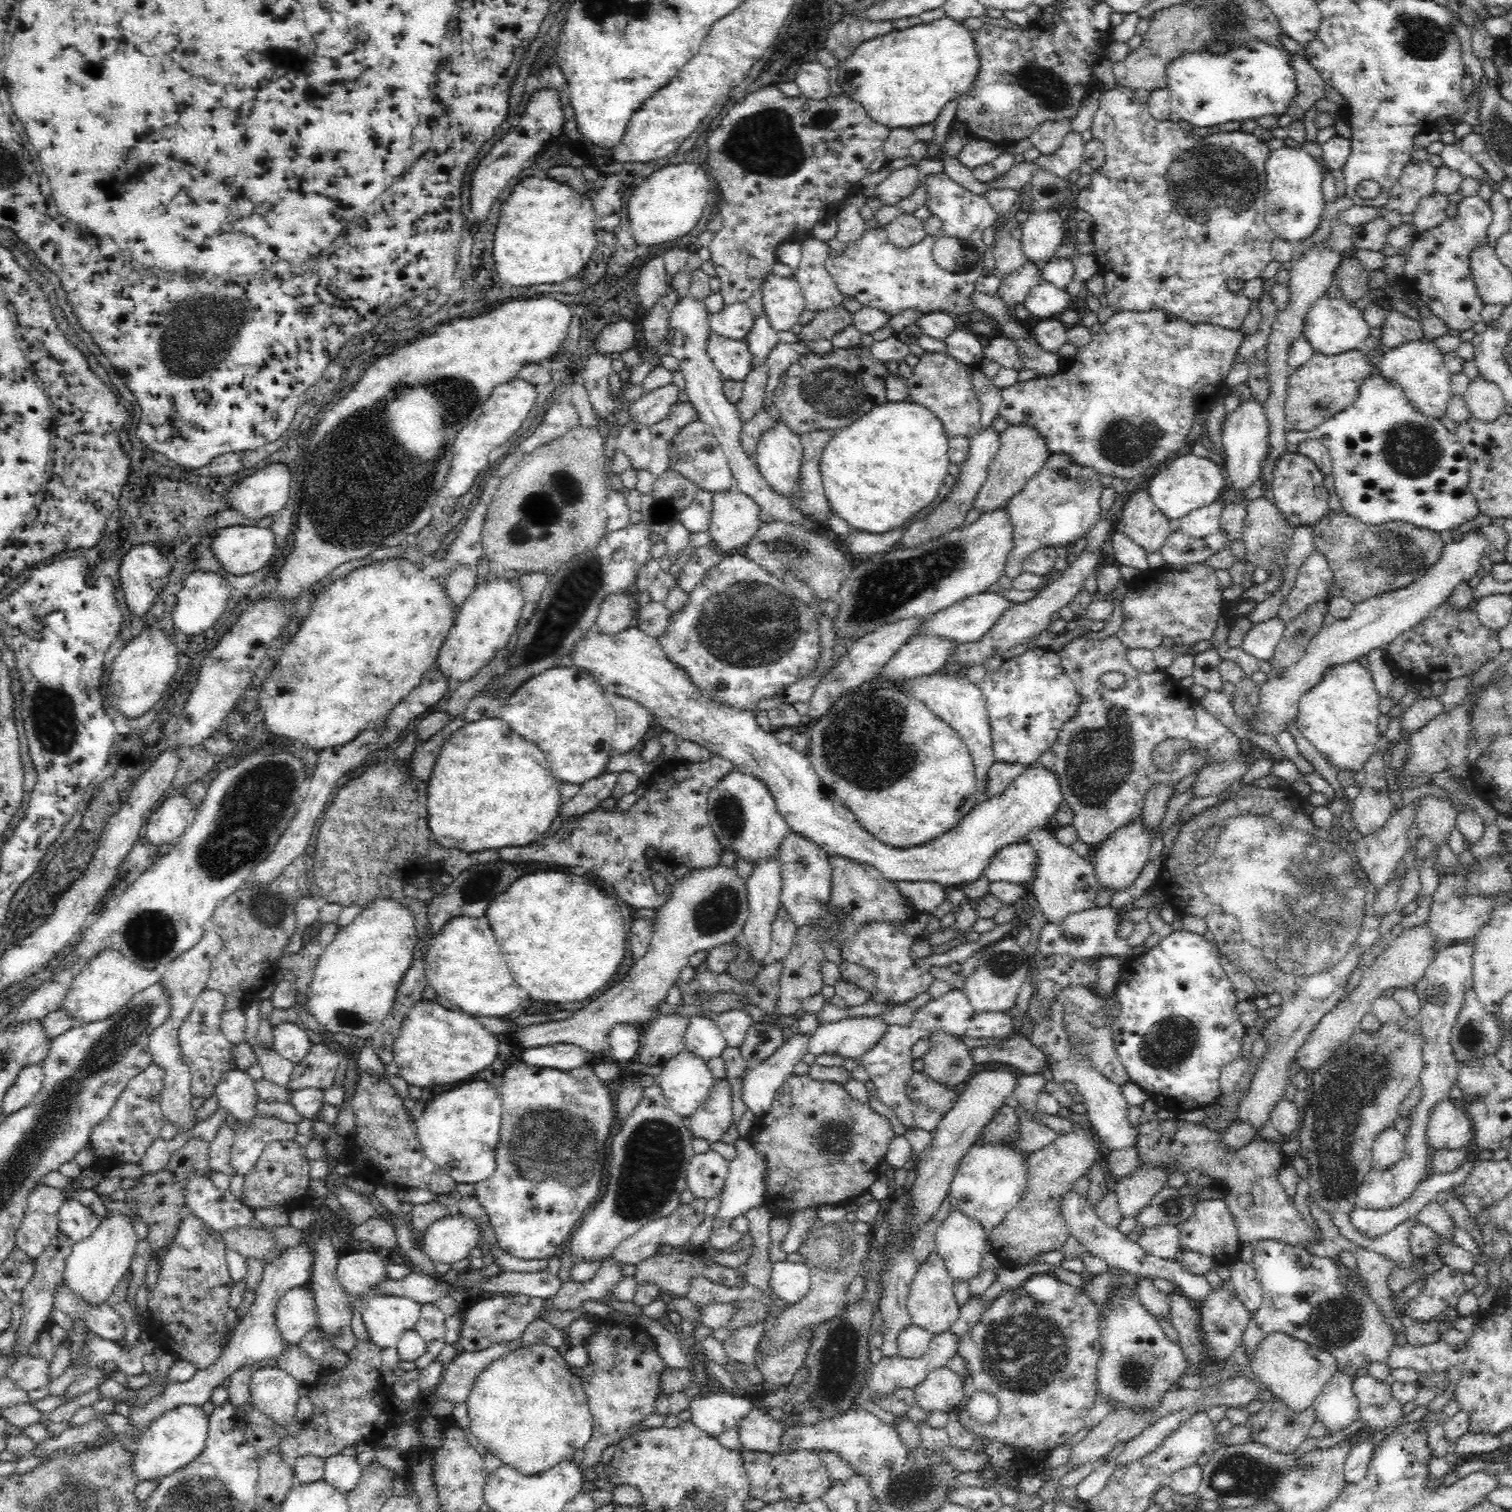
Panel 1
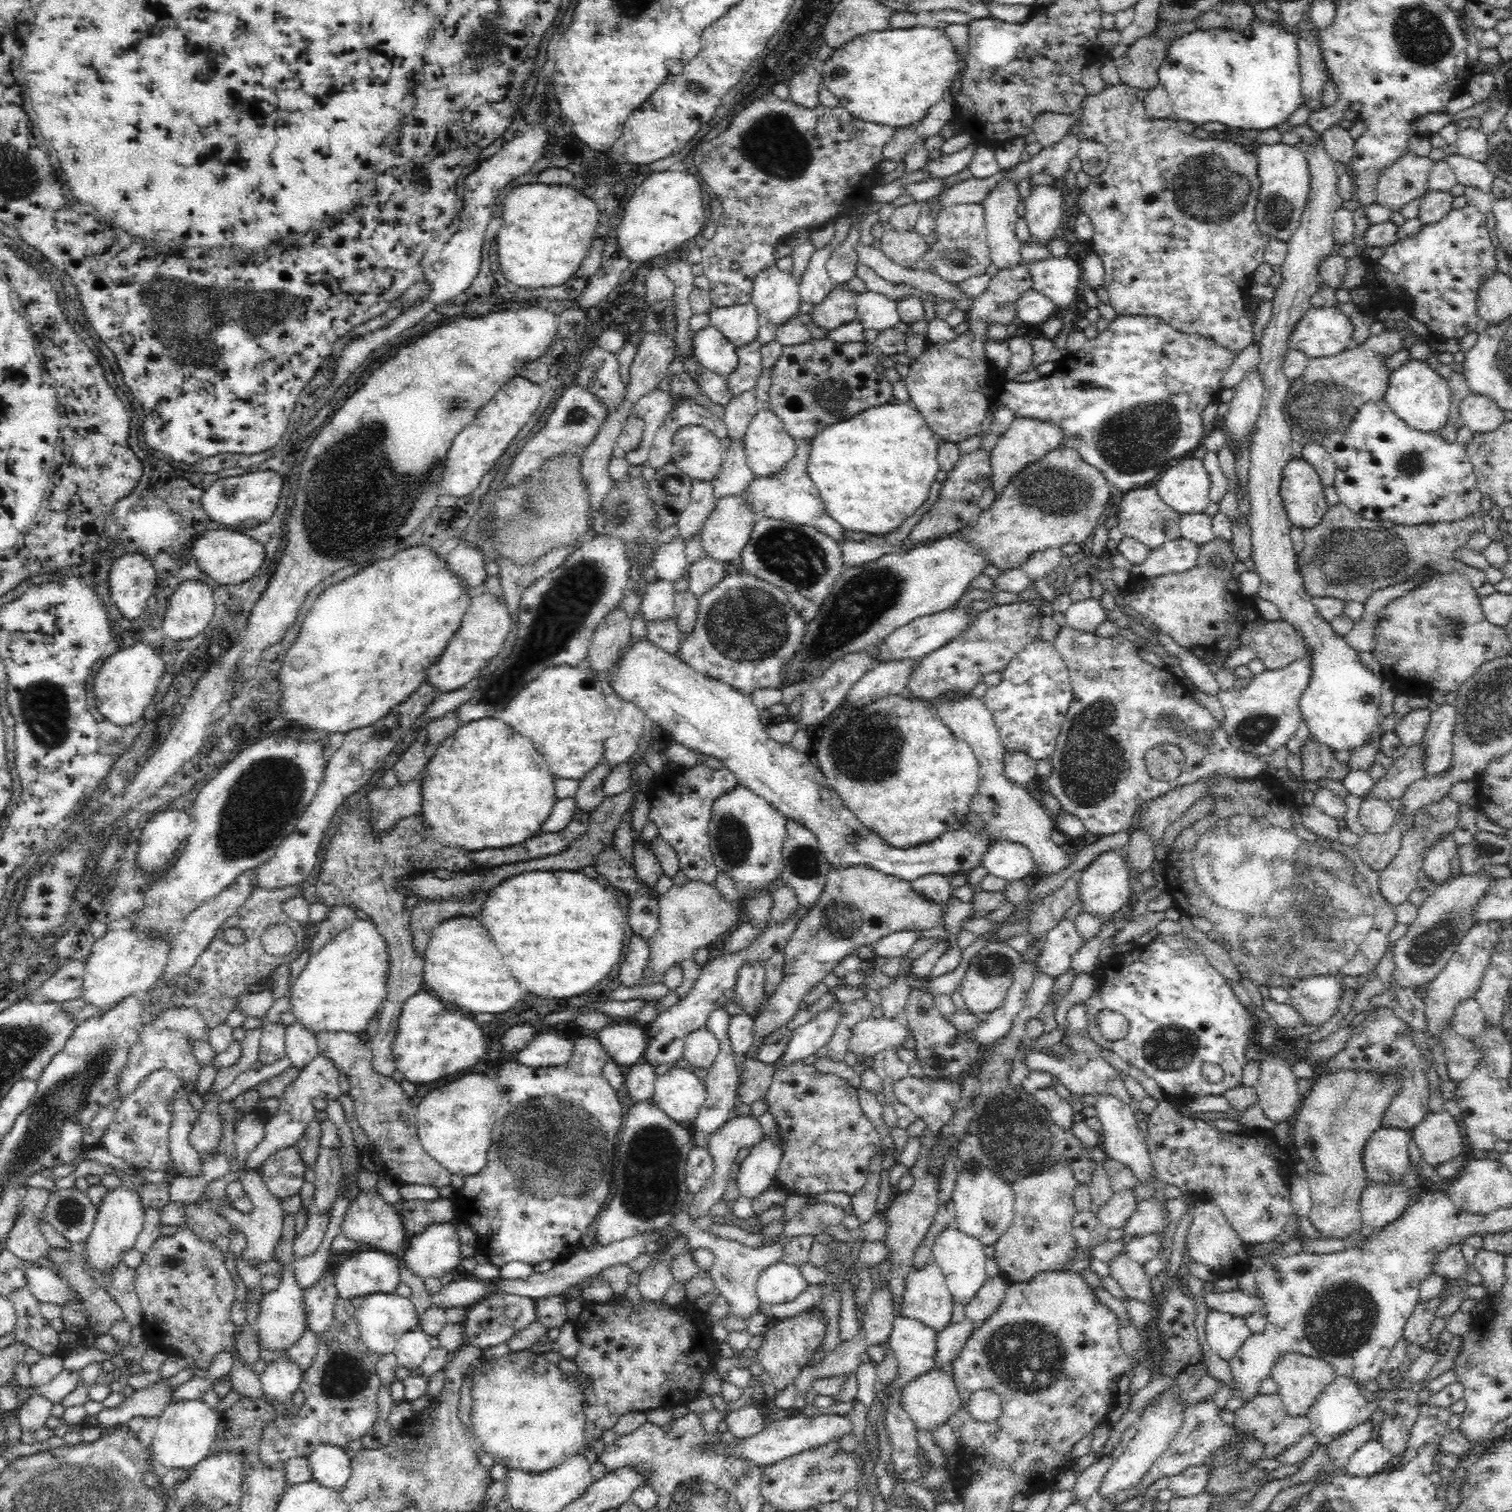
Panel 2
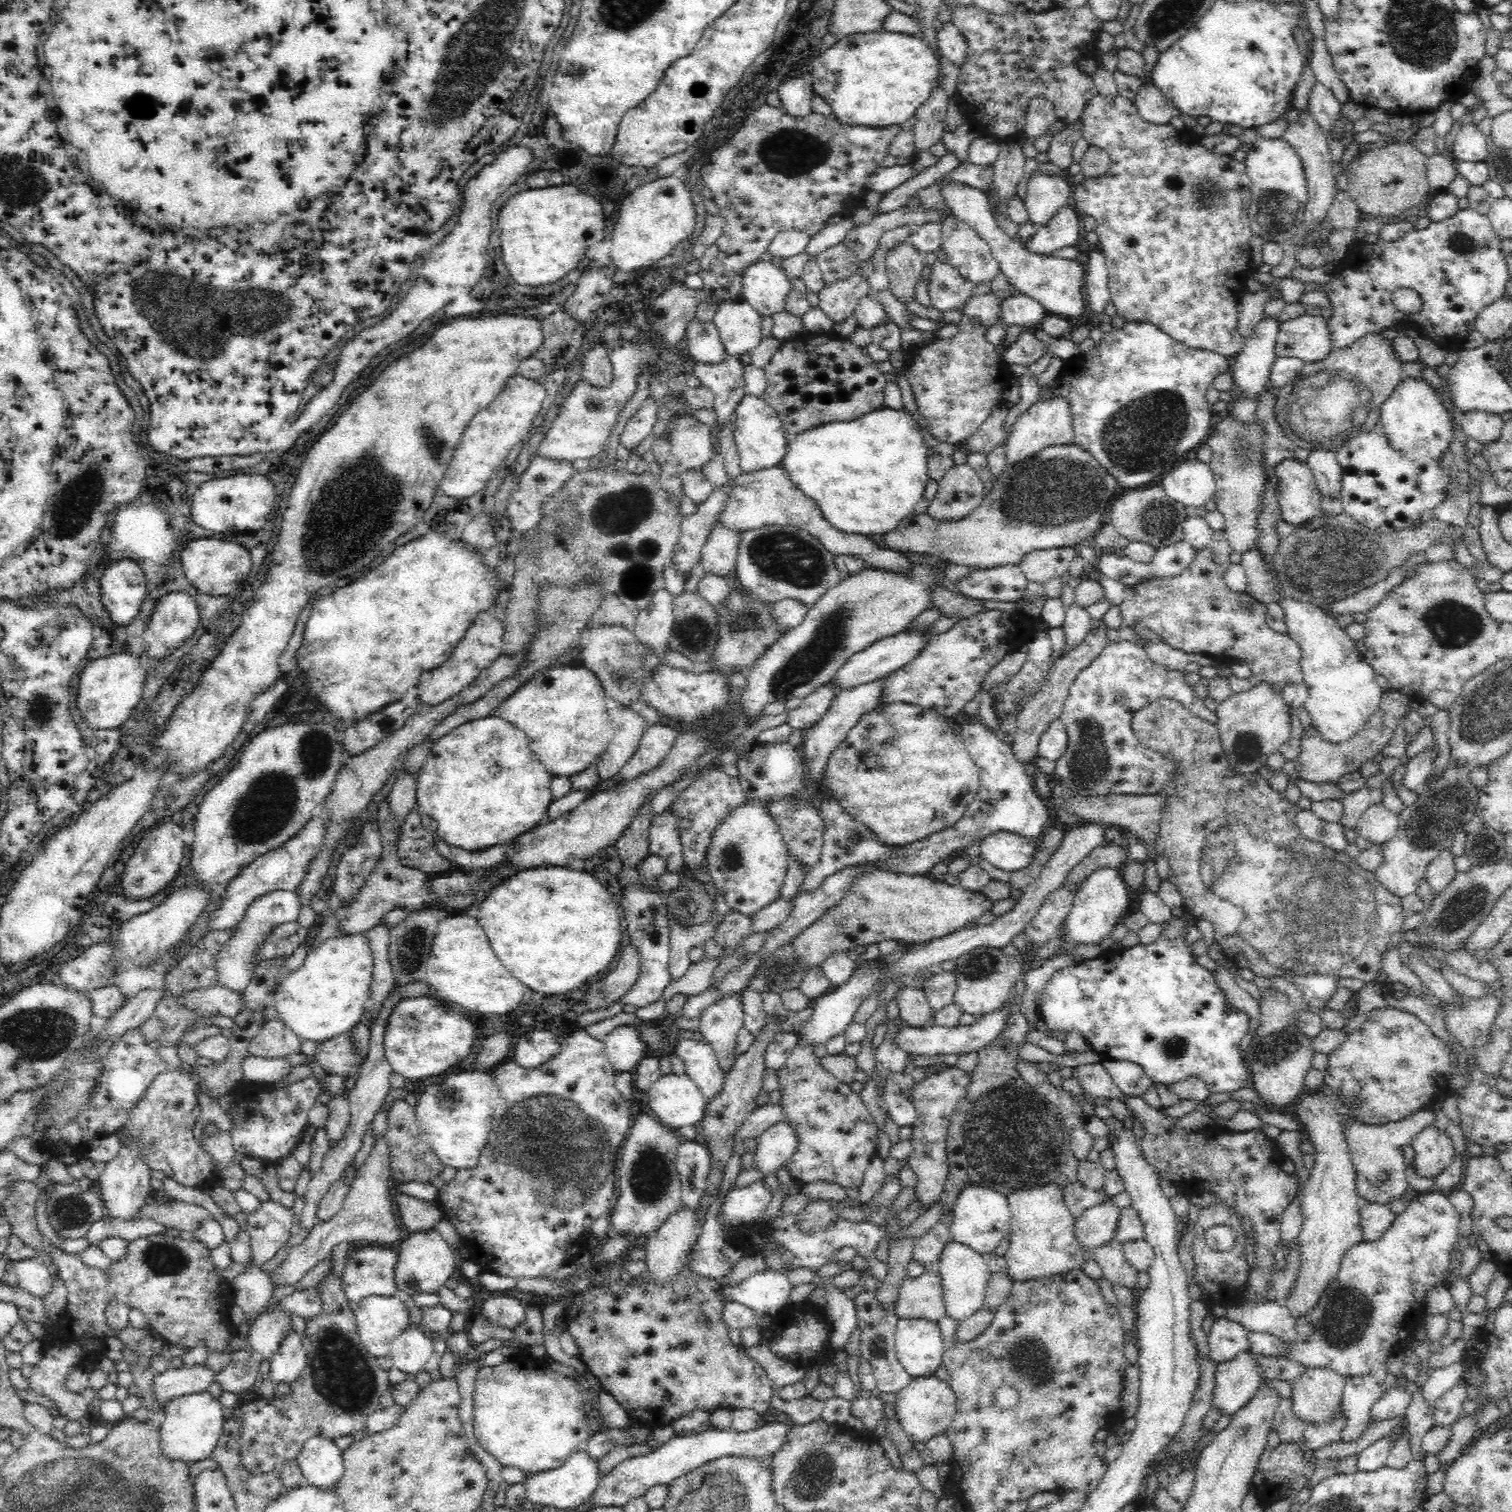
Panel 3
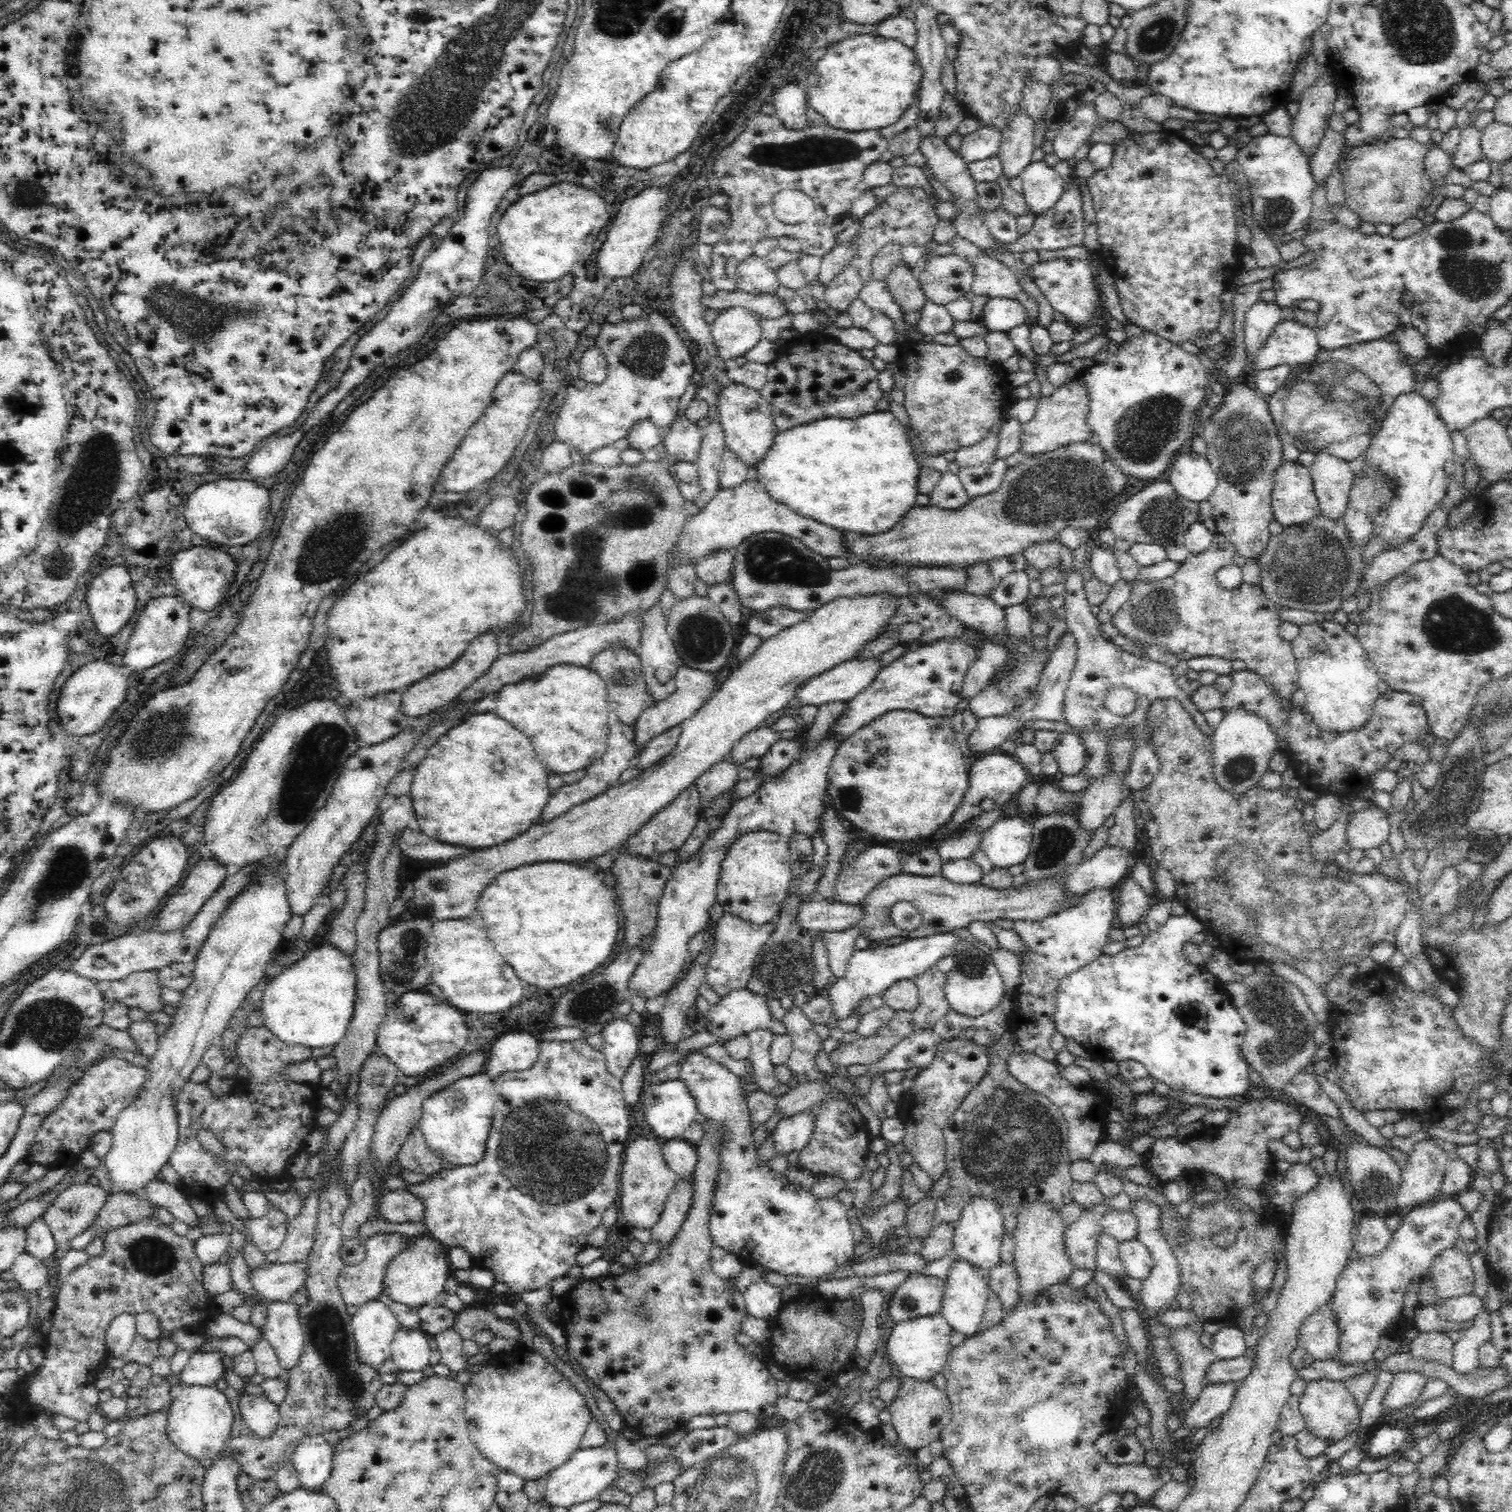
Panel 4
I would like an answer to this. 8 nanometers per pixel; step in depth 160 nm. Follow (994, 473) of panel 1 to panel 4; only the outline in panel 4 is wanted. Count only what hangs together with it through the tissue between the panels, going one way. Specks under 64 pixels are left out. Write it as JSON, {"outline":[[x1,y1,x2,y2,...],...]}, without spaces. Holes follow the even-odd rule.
{"outline":[[1072,380,1056,390,1049,396,1042,396,1032,419,1022,423,1020,430,1020,452,1025,457,1050,452,1061,446,1068,446,1075,442,1090,441,1091,432,1084,422,1088,412,1088,397,1085,390]]}

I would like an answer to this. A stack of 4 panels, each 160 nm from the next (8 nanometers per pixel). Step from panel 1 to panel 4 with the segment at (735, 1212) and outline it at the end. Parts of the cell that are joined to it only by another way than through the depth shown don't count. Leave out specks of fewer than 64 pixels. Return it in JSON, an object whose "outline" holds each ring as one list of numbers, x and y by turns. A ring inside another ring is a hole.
{"outline":[[798,1112,782,1118,776,1128,768,1132,776,1154,790,1154,804,1148,811,1137,812,1119,808,1112]]}

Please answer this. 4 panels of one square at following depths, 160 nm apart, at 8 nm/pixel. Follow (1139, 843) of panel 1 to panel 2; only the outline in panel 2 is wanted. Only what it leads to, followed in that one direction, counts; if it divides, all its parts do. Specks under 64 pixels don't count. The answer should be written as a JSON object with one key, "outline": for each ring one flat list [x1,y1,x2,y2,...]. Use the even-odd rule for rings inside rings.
{"outline":[[1120,848,1102,852,1079,872,1079,900,1082,901,1084,912,1098,916,1100,920,1104,921,1108,920,1120,908,1124,908,1124,904,1130,900,1132,893,1128,883,1128,880,1130,880,1128,866,1131,866,1131,864,1129,864,1128,858,1122,856,1122,848]]}

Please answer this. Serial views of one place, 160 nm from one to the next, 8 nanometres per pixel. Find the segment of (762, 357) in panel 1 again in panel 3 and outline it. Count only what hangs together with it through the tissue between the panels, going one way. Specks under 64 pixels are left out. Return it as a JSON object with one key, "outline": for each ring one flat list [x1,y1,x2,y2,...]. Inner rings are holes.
{"outline":[[728,356,726,361,719,365,695,363,692,364,693,376,698,378,702,385,712,389,714,393,714,413,718,426,722,426,734,415,736,406,746,394,746,368,744,362,735,356]]}

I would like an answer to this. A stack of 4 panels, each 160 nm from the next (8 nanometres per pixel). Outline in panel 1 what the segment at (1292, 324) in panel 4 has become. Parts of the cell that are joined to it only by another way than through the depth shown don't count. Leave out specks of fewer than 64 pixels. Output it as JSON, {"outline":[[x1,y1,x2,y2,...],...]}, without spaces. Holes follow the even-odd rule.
{"outline":[[1324,294,1312,303,1312,308,1305,318,1303,333,1316,352,1335,355,1360,349,1366,339,1370,338,1370,330,1371,326,1358,306,1350,304,1350,301,1343,297,1329,298]]}

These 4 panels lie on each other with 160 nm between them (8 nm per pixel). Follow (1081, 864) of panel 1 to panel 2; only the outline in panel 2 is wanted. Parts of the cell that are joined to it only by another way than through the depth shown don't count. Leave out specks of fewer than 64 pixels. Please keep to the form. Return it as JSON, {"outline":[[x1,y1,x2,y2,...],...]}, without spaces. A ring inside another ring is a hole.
{"outline":[[948,693,941,694,940,698,936,698,934,702,929,703,929,706,935,710,938,718,941,718,941,721,955,734,957,739,966,741,971,746,978,761,980,784,972,798,973,801,970,803,970,812,964,816,962,824,964,826,968,826,968,824,971,824,971,826,985,826,992,838,1015,842,1025,846,1031,852,1035,866,1038,866,1037,871,1042,874,1040,878,1052,878,1056,874,1060,874,1064,868,1068,868,1075,861,1075,854,1066,852,1062,846,1052,840,1051,836,1056,829,1054,818,1044,809,1041,802,1036,801,1028,793,1027,789,1015,782,1010,782,1003,775,1003,758,1006,750,1000,742,994,717,984,704,984,701,980,700,980,698,974,698,974,696,969,694,952,695]]}

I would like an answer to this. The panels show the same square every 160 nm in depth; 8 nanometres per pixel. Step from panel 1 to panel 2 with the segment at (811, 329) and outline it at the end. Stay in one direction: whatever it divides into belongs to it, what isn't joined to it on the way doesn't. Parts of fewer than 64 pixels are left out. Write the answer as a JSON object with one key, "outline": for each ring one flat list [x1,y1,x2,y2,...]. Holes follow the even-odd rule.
{"outline":[[835,287,824,298,824,302,815,305,811,324,822,330,836,330,844,324,857,320,856,299,858,293,842,287]]}

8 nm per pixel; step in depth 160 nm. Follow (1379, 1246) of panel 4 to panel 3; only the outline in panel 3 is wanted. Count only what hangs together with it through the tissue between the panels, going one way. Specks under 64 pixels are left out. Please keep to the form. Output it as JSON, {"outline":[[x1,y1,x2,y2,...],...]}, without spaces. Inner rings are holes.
{"outline":[[1368,1202,1364,1208,1361,1208,1360,1216,1364,1241,1373,1241,1383,1235,1396,1217,1390,1208,1390,1202]]}

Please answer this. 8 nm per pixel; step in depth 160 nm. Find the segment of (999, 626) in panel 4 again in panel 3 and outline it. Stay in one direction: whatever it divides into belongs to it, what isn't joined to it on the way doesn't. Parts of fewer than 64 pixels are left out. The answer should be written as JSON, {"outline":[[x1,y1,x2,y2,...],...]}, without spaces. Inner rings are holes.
{"outline":[[780,463,779,465,751,473,744,473,736,477,736,484,728,496,726,508,718,516,720,521,728,527,734,527,744,532,745,530,757,529,764,525,780,525,810,529,810,534,834,556,840,554,854,554,860,556,865,562,864,568,888,567,889,570,908,570,912,564,906,556,898,551,882,549,870,538,861,534,848,534,836,530,820,512,820,506,808,497,788,474,788,469],[938,588,932,598,934,603,931,608,938,608,948,618,957,618,958,621,984,612,984,606,978,599,966,598,961,594,950,592,946,588]]}

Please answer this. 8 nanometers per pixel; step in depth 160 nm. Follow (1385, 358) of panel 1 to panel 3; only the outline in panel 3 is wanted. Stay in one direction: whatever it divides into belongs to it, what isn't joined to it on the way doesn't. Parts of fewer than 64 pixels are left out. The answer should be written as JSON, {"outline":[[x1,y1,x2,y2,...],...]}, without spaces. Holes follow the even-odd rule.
{"outline":[[1406,375,1401,379,1381,406,1380,425,1393,447,1402,453,1418,455,1424,459,1442,457,1453,438,1453,427,1442,398,1423,377,1412,378]]}

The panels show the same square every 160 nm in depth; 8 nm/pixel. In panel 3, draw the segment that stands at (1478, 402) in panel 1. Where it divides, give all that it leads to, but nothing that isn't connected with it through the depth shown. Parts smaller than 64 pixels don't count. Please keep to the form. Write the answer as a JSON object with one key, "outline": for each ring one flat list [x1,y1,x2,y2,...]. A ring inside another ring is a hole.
{"outline":[[1480,409,1464,411,1460,416,1464,434,1482,445,1495,441,1505,423,1497,414]]}

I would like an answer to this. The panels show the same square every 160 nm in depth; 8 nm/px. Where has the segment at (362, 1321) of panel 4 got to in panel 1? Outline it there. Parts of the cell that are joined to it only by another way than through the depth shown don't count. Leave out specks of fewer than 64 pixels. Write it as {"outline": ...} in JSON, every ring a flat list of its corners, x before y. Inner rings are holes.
{"outline":[[366,1296,360,1306,368,1336,380,1349,396,1346,400,1335,415,1330,422,1304,399,1296]]}

